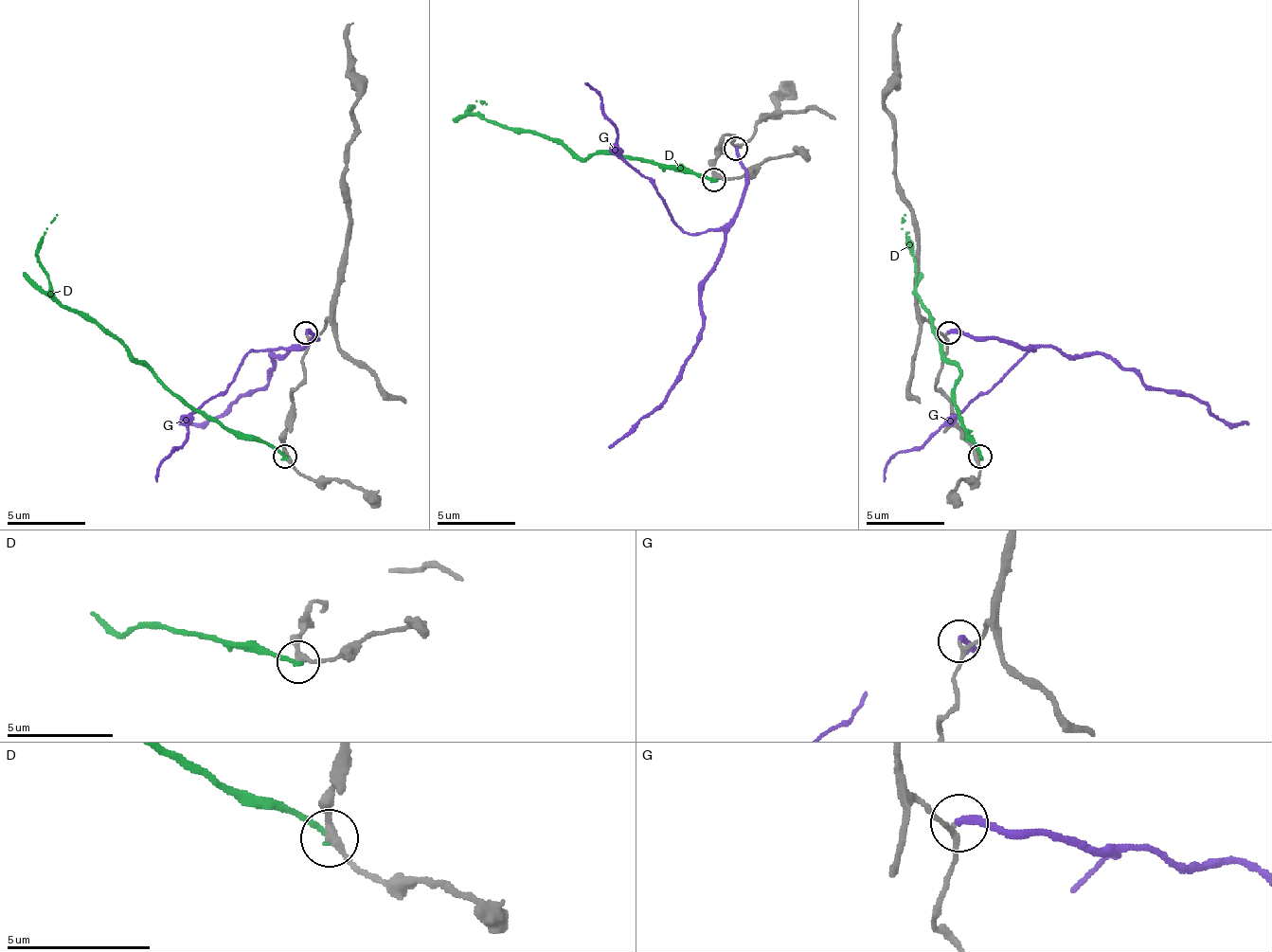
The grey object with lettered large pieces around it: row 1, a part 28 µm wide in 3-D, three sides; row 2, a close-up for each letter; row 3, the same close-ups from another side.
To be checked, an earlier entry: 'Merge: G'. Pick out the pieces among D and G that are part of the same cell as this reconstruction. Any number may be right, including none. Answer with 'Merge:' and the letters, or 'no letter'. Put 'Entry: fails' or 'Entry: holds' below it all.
Merge: no letter
Entry: fails

